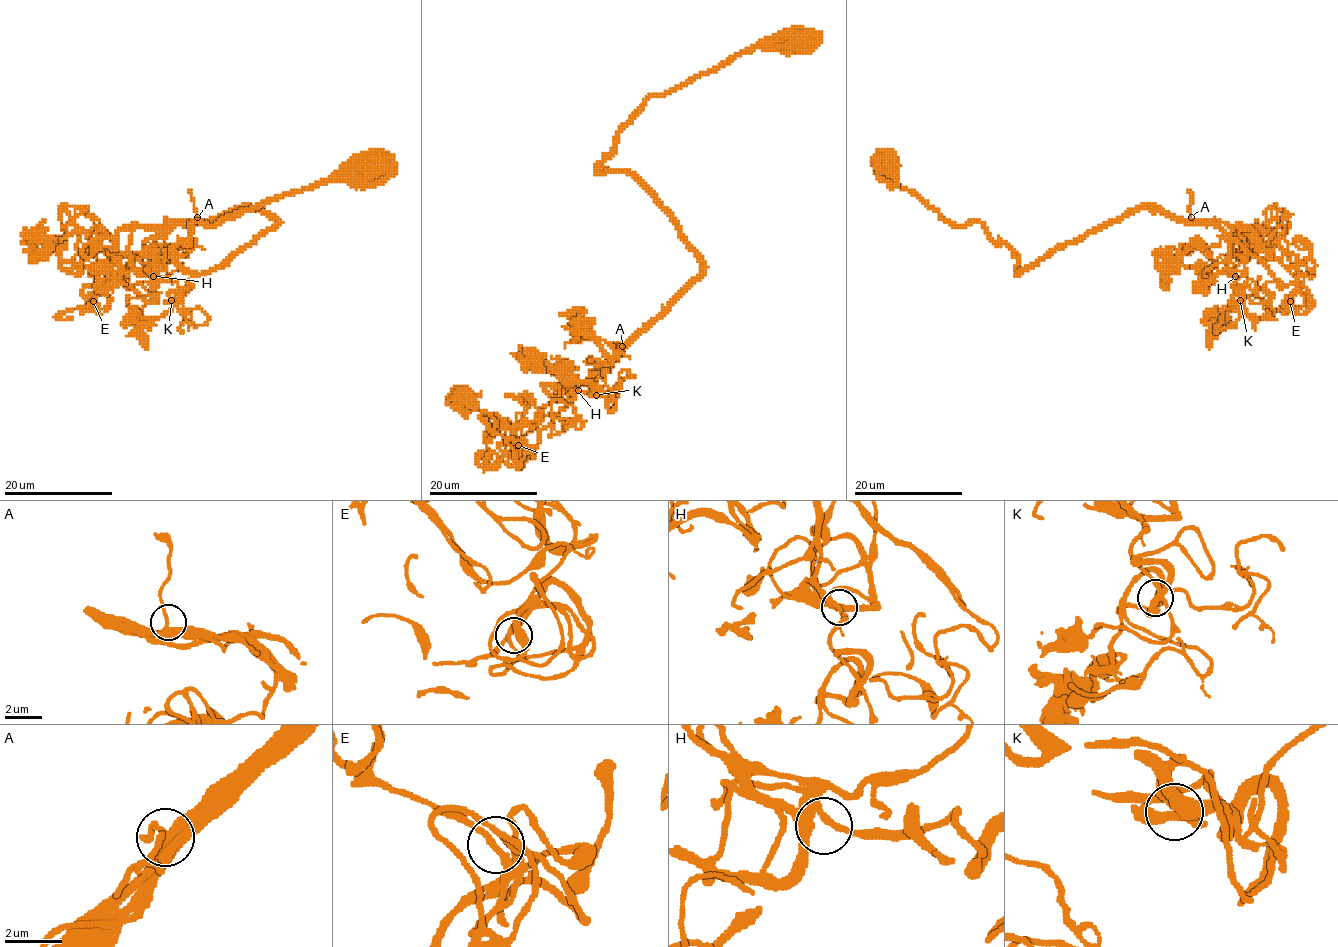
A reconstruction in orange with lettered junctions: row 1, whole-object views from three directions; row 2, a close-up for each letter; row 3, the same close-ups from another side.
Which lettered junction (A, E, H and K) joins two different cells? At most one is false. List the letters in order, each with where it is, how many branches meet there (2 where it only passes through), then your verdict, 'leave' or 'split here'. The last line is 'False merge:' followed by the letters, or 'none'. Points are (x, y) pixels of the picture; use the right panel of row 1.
A: place (1191, 217); branches 3; leave
E: place (1290, 301); branches 2; leave
H: place (1235, 276); branches 2; leave
K: place (1240, 300); branches 2; leave
False merge: none

